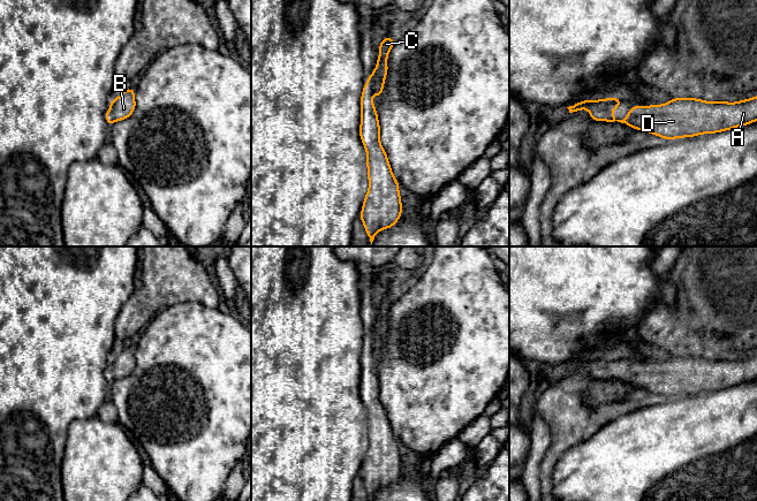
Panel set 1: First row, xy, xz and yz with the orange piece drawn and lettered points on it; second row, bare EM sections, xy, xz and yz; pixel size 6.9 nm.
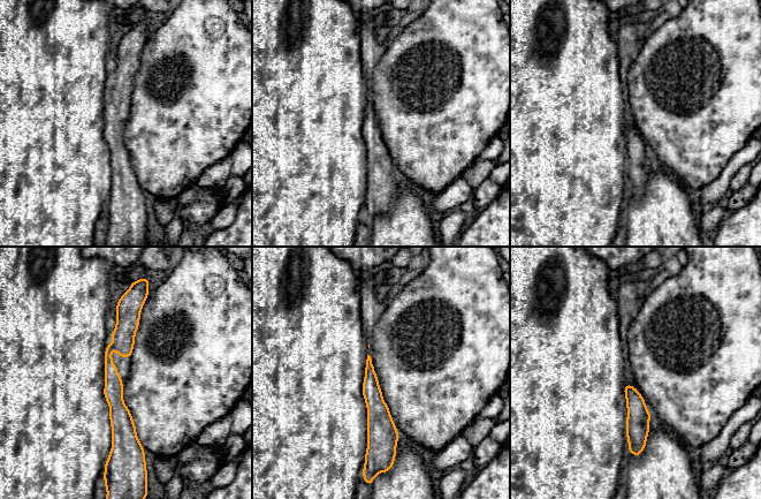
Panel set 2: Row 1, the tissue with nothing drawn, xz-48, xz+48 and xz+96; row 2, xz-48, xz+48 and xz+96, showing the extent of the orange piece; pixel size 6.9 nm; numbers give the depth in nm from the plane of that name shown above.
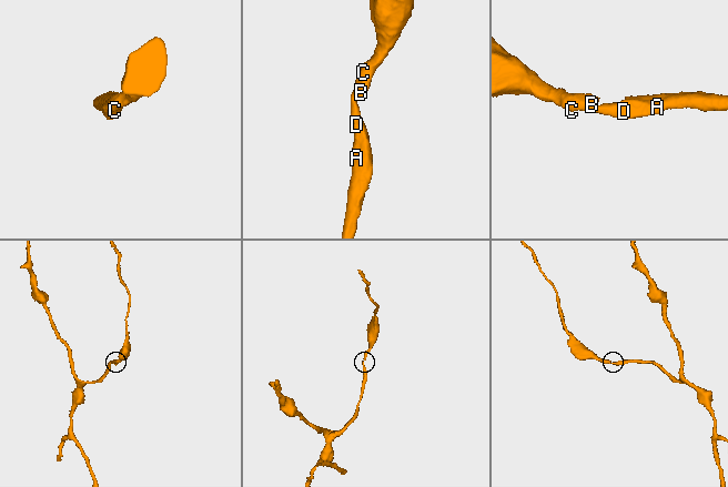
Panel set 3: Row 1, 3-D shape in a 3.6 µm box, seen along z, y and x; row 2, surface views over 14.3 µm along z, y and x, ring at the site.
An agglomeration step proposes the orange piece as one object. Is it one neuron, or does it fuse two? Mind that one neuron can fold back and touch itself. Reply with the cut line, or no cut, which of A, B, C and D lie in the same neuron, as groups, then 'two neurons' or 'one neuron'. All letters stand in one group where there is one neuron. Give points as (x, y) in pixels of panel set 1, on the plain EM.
no cut | A B C D | one neuron

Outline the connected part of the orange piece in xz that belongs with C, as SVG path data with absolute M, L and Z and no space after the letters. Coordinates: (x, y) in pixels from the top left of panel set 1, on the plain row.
M387 293L378 304L377 324L364 342L361 355L359 395L366 409L369 447L359 477L372 501L377 491L393 485L402 473L399 440L387 411L380 402L380 382L372 354L381 355L388 324L387 316L396 298Z

